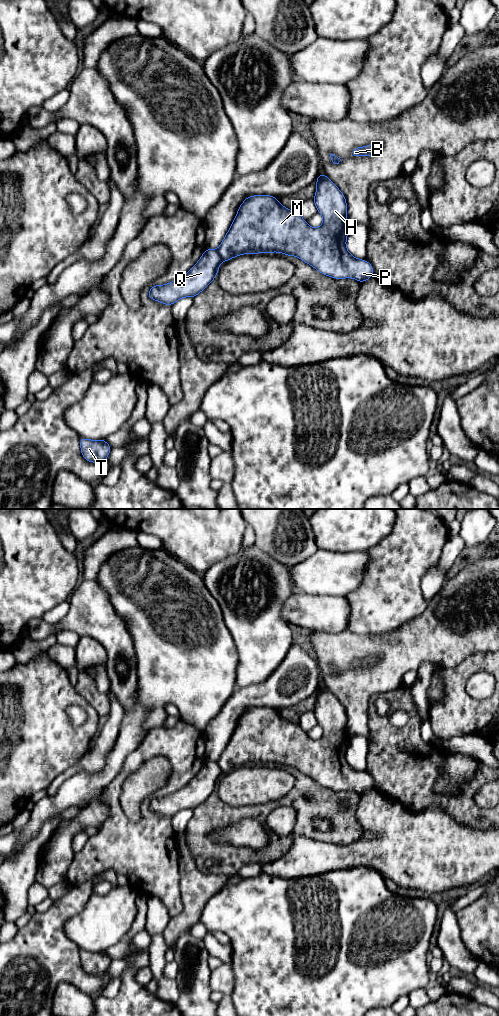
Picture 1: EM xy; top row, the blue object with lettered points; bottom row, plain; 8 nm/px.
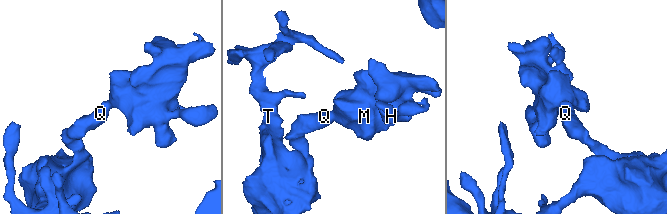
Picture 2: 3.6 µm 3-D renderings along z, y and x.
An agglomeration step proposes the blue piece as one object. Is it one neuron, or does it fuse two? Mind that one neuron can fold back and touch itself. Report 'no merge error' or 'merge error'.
merge error

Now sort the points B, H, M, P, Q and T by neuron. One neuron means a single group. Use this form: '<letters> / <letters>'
B H M P / Q T

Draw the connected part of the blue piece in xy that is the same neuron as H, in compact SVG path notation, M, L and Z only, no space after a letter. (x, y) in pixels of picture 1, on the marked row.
M324 173L319 174L315 181L317 187L313 202L323 216L320 227L309 226L299 212L285 208L274 196L261 194L246 197L217 249L222 261L227 262L242 254L280 252L298 257L321 274L334 279L352 278L363 283L372 278L372 264L353 257L346 247L349 224L344 194Z

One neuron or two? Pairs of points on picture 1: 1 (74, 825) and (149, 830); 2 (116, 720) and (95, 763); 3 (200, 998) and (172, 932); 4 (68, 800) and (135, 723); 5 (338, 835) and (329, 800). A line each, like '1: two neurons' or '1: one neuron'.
1: two neurons
2: one neuron
3: two neurons
4: one neuron
5: one neuron

